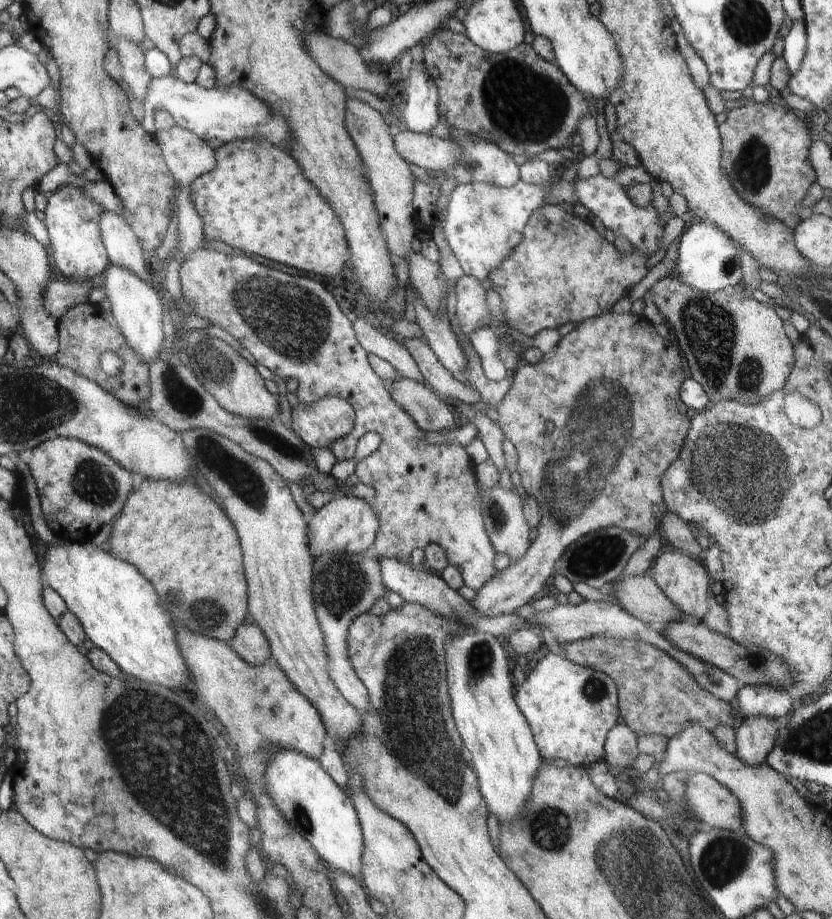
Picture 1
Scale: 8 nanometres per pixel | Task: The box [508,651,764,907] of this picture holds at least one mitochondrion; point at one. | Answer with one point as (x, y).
(722, 862)

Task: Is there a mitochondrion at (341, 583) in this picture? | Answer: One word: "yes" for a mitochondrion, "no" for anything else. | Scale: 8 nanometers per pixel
yes

